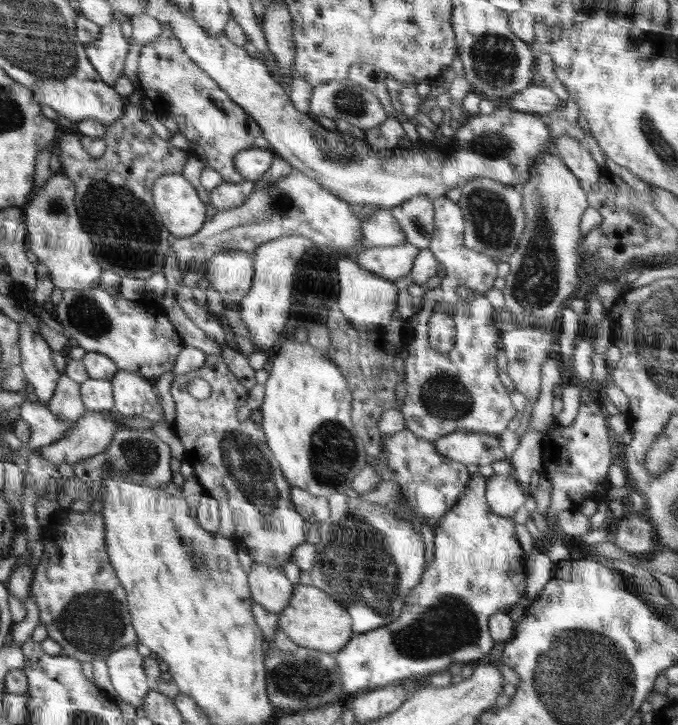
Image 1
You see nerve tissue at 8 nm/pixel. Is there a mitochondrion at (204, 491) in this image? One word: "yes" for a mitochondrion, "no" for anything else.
no

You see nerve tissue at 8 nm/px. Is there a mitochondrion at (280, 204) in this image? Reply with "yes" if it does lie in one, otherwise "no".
yes

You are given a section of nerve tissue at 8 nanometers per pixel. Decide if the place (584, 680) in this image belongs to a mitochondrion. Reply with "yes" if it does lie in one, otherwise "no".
yes

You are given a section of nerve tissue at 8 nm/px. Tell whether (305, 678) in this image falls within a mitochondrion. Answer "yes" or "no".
yes

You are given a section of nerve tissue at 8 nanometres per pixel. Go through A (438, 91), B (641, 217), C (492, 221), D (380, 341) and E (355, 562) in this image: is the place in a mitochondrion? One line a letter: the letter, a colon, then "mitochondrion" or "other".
A: other
B: mitochondrion
C: mitochondrion
D: other
E: mitochondrion

